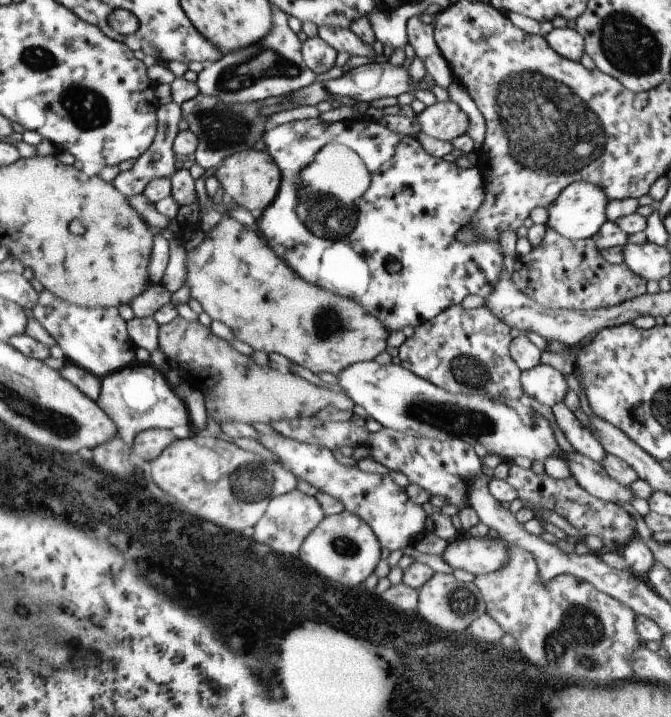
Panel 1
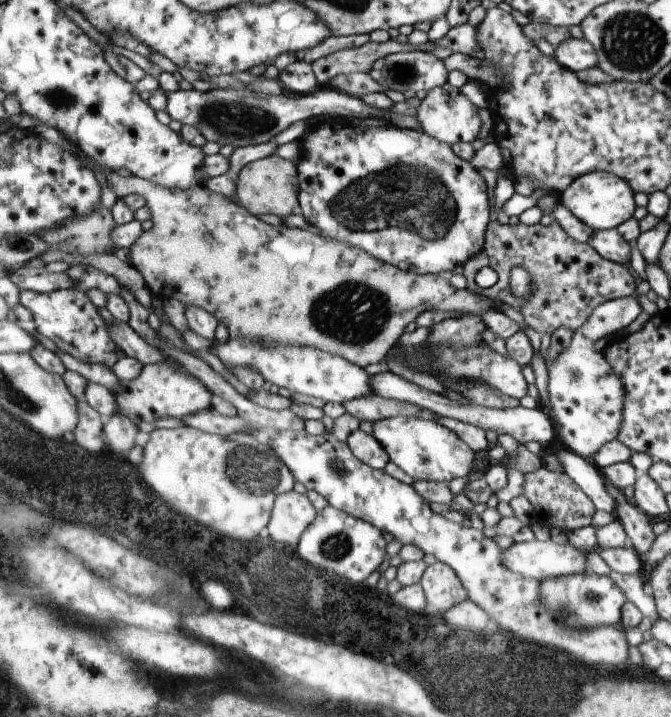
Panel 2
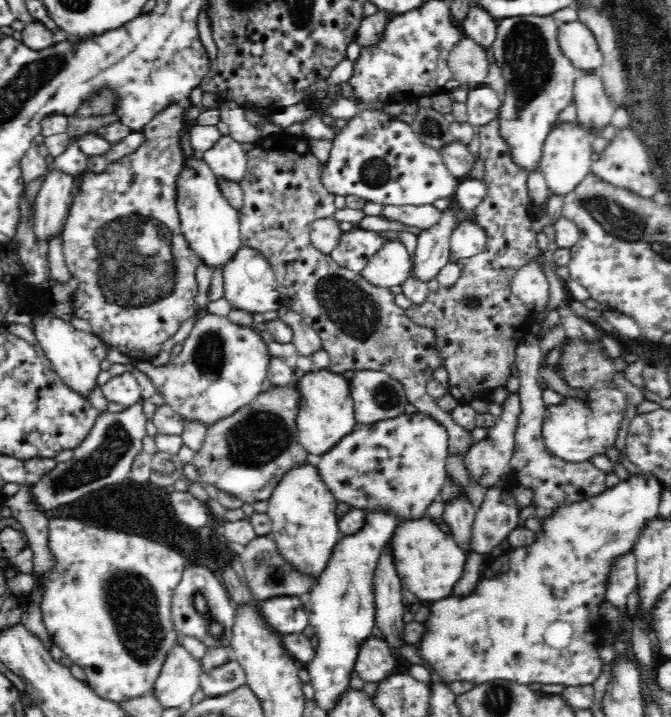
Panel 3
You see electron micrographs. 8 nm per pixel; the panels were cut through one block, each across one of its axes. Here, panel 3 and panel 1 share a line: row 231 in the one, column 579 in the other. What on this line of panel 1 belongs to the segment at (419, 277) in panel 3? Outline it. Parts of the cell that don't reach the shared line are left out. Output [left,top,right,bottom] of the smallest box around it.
[552,402,607,463]

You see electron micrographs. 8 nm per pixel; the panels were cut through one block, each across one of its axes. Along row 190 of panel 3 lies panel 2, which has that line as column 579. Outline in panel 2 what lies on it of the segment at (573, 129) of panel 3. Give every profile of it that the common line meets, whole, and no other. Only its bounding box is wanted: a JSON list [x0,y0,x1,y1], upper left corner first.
[505,540,588,579]

